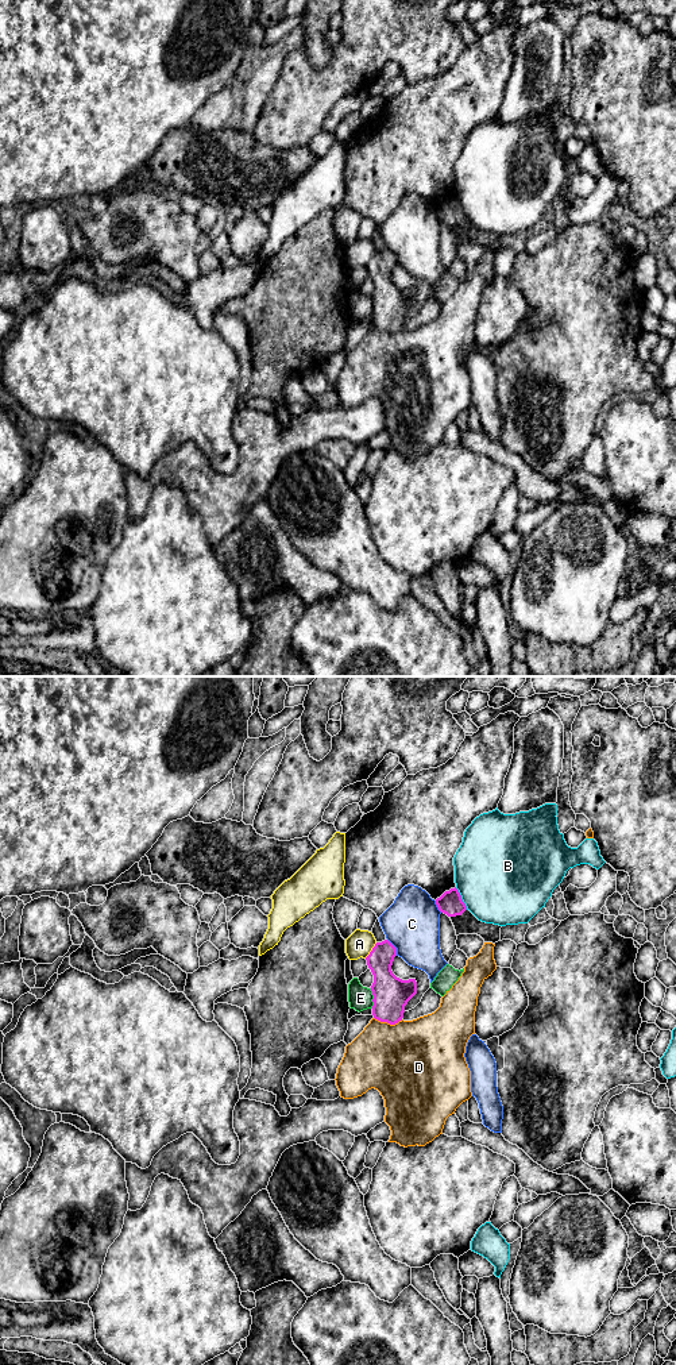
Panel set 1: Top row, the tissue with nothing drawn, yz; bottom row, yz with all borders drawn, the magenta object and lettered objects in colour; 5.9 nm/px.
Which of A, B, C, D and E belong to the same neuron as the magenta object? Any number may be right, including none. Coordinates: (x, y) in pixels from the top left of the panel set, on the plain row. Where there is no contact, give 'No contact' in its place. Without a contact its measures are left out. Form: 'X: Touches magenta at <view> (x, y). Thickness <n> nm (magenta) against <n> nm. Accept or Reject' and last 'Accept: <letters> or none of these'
A: Touches magenta at yz (371, 259). Thickness 180 nm (magenta) against 160 nm. Reject
B: Touches magenta at yz (460, 207). Thickness 140 nm (magenta) against 480 nm. Reject
C: Touches magenta at yz (394, 255). Thickness 170 nm (magenta) against 340 nm. Reject
D: Touches magenta at yz (389, 331). Thickness 220 nm (magenta) against 460 nm. Reject
E: Touches magenta at yz (374, 307). Thickness 220 nm (magenta) against 140 nm. Reject
Accept: none of these

